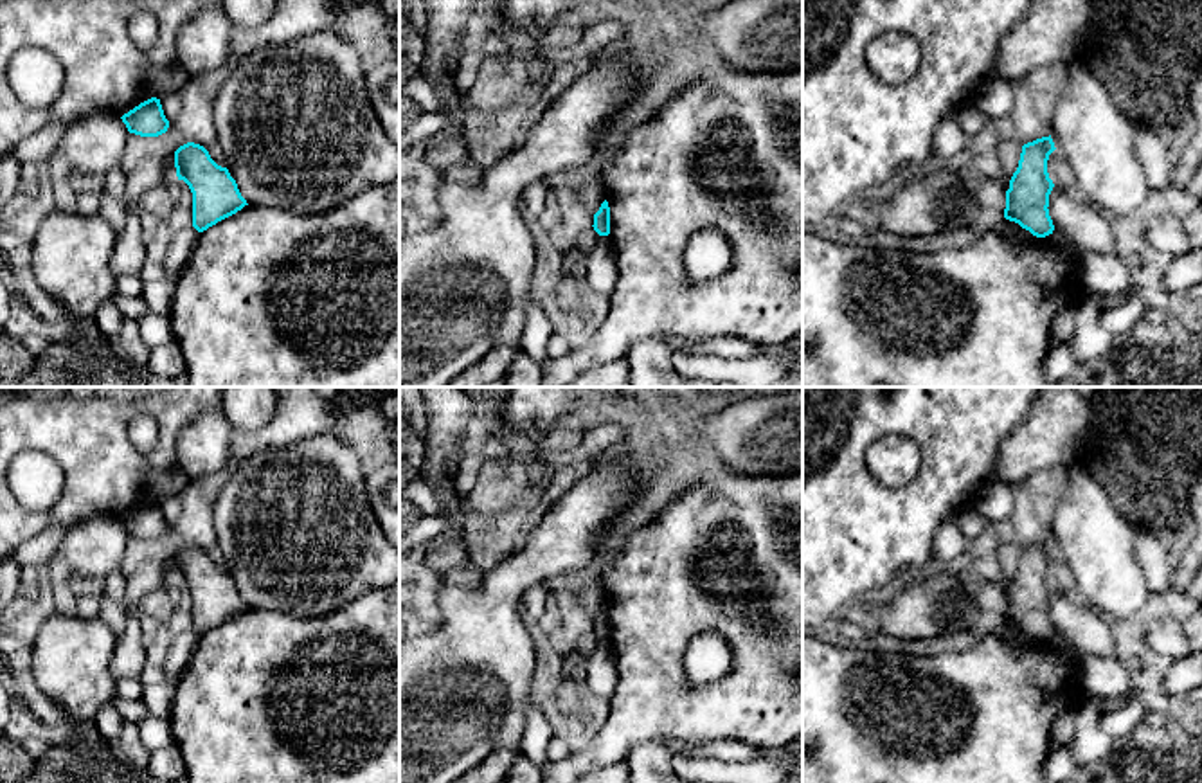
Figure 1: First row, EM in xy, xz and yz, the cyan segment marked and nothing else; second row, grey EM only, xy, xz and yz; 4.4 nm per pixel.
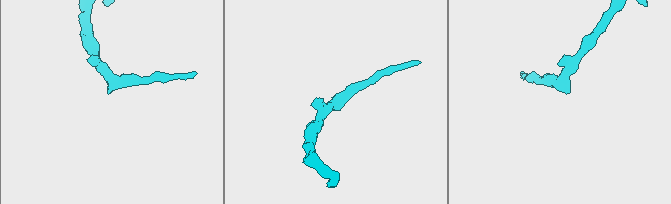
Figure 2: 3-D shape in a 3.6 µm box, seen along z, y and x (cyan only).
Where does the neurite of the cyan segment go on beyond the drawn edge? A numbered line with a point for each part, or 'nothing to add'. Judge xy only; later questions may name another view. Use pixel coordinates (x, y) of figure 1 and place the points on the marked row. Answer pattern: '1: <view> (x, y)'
nothing to add

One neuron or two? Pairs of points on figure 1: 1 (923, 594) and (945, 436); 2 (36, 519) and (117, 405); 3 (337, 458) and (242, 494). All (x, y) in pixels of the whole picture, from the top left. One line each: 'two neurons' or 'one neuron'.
1: two neurons
2: one neuron
3: one neuron

